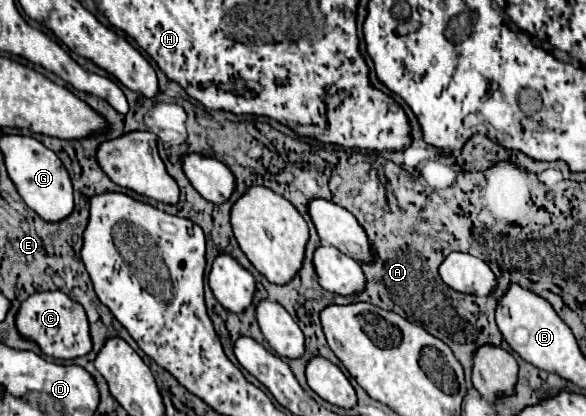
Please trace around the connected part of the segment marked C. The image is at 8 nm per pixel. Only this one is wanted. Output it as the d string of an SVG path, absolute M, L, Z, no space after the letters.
M44 291L44 293L30 295L18 311L16 327L22 337L36 341L46 355L62 361L76 359L92 351L92 337L90 337L86 311L80 303L72 301L62 291Z

